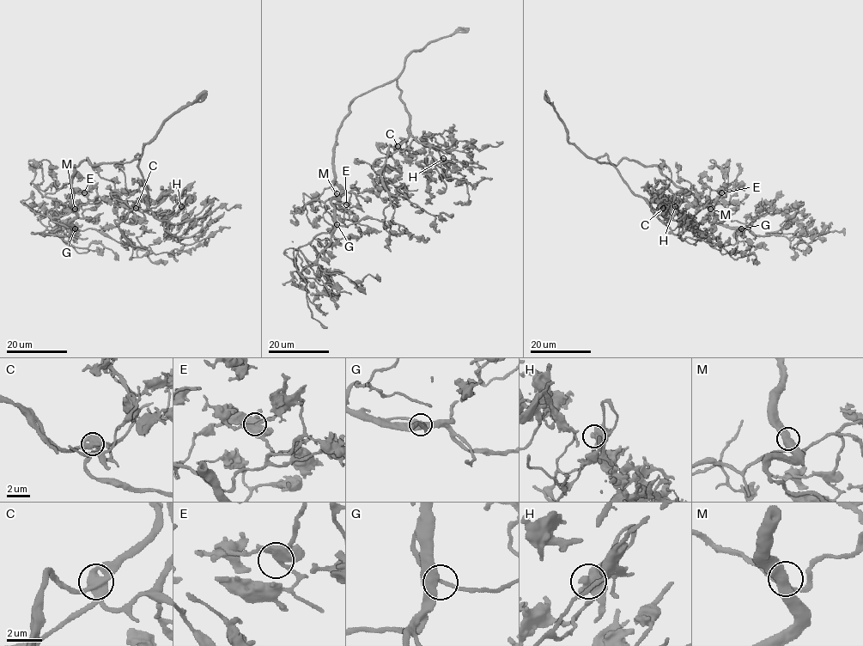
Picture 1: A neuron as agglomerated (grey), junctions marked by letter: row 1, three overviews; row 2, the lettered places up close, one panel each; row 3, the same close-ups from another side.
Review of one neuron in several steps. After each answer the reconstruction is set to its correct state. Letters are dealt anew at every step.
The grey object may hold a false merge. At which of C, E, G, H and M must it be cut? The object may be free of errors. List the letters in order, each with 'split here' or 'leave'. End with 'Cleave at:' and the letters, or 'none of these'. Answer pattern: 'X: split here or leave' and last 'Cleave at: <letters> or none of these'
C: leave
E: leave
G: leave
H: leave
M: leave
Cleave at: none of these

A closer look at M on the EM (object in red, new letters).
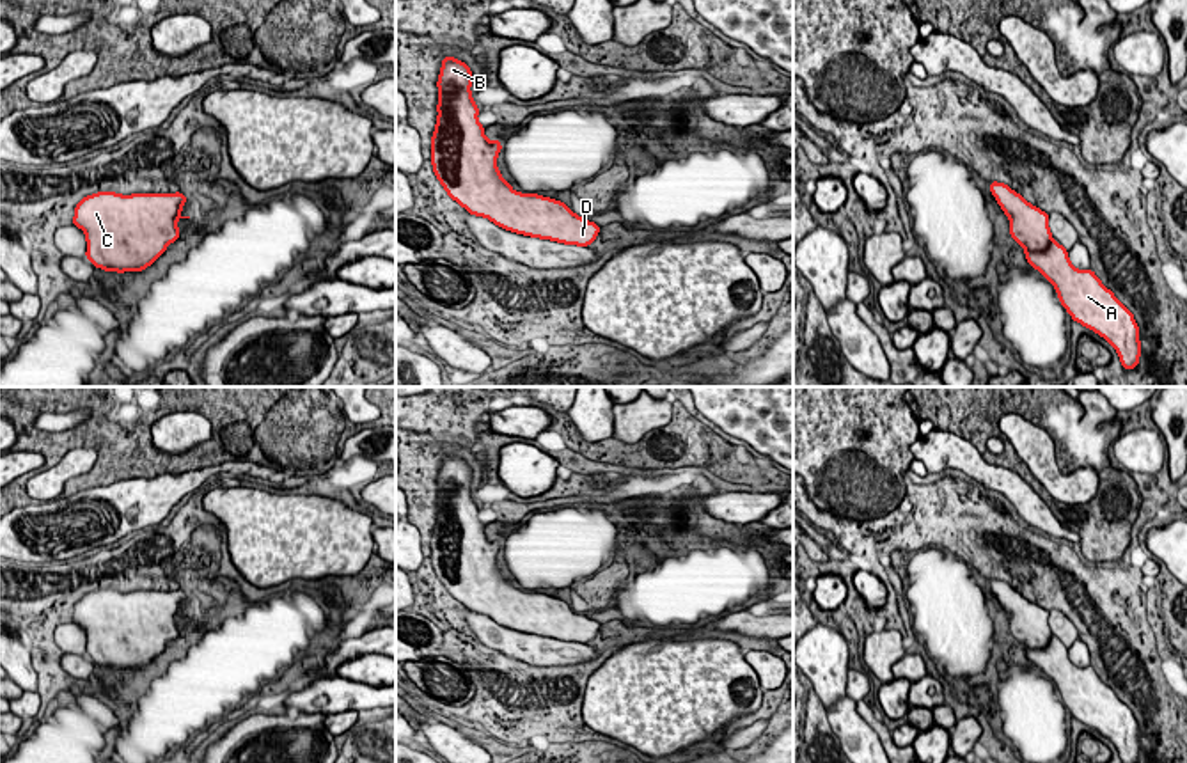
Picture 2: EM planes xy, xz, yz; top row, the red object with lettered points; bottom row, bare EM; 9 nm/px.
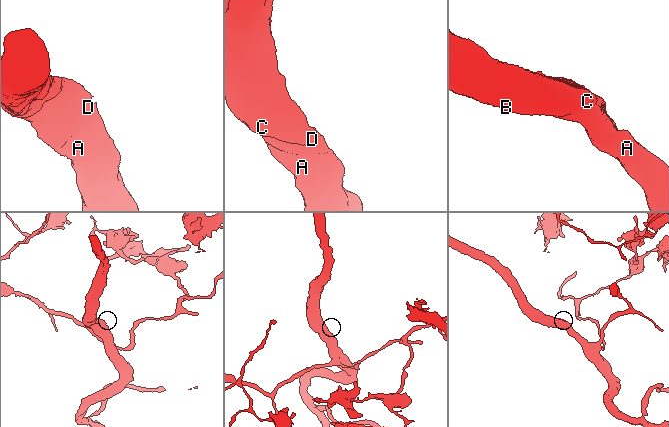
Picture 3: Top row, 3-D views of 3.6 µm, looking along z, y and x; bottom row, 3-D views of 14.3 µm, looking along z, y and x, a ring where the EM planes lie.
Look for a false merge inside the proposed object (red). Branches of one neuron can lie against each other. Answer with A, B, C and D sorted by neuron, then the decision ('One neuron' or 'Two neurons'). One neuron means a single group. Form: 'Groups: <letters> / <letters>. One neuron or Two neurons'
Groups: A B C D. One neuron

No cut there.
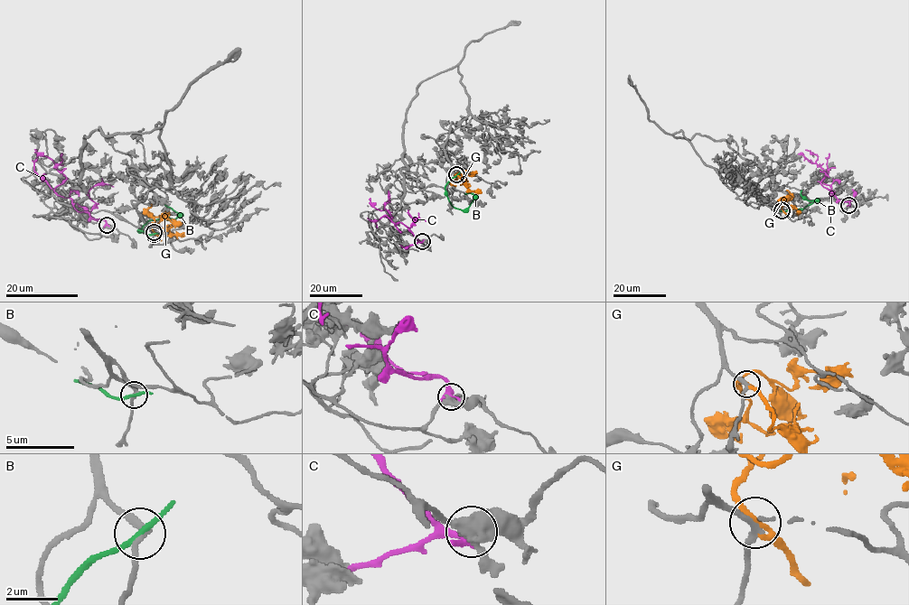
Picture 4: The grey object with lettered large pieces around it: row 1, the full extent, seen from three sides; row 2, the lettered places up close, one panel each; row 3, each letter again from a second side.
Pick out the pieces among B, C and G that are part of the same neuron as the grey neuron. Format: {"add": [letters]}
{"add": ["G"]}

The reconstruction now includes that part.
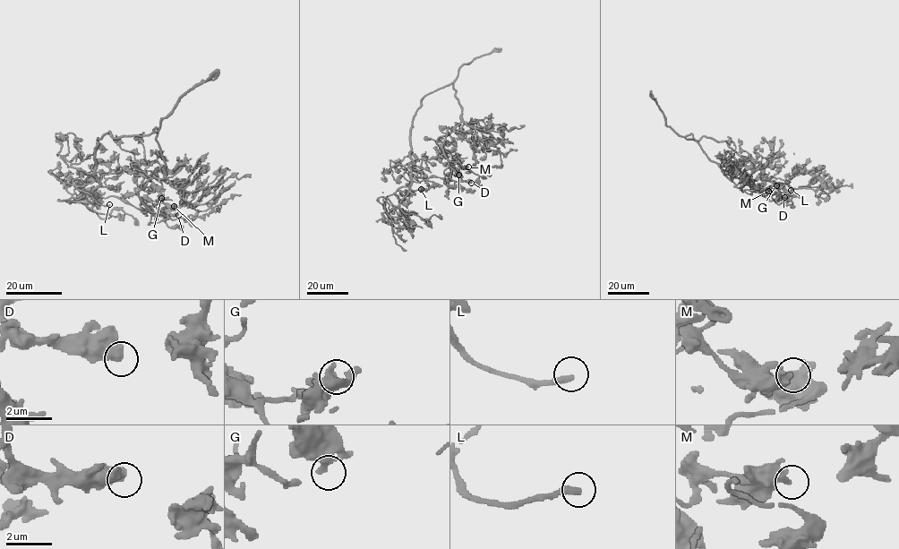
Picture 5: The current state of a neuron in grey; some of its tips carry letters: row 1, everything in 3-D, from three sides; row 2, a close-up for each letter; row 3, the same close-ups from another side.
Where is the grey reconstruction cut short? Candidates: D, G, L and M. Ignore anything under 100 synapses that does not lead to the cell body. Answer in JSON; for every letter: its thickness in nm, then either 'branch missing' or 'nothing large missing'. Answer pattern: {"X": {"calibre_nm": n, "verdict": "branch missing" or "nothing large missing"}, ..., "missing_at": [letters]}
{"D": {"calibre_nm": 550, "verdict": "nothing large missing"}, "G": {"calibre_nm": 280, "verdict": "nothing large missing"}, "L": {"calibre_nm": 280, "verdict": "branch missing"}, "M": {"calibre_nm": 480, "verdict": "nothing large missing"}, "missing_at": ["L"]}

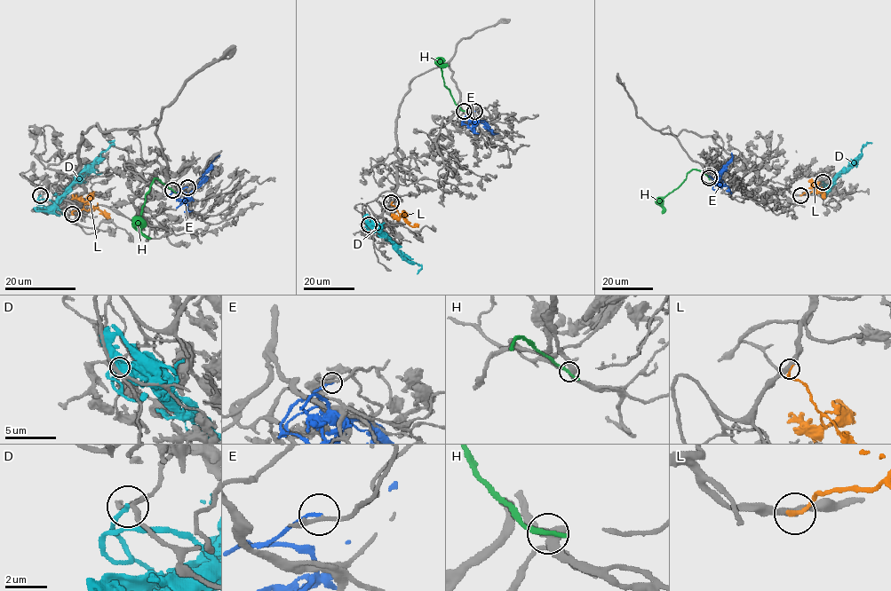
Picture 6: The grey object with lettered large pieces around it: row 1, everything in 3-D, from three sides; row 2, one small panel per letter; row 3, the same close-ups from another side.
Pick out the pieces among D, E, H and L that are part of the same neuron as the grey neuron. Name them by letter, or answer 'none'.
L

